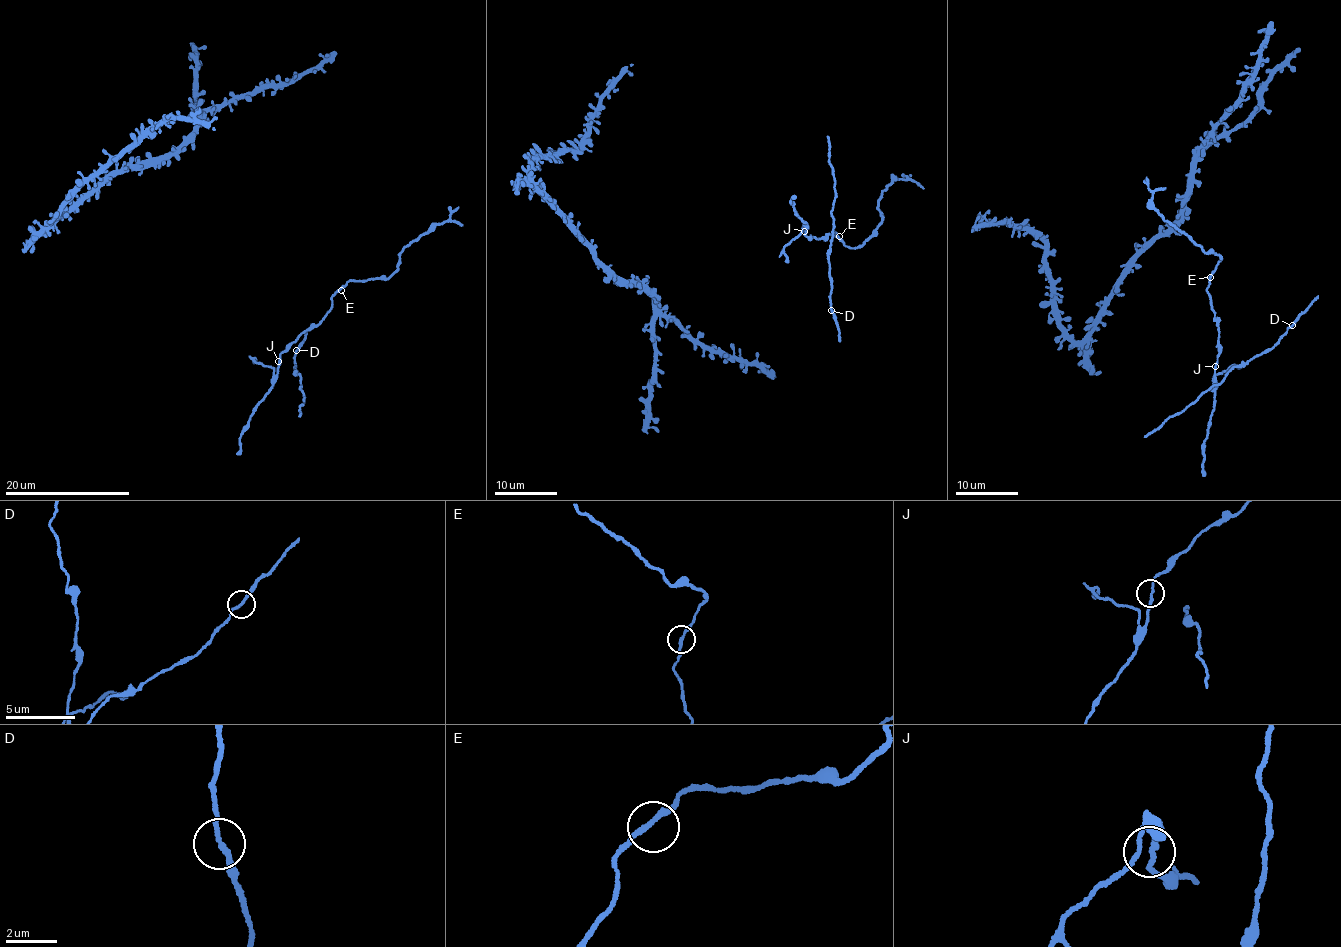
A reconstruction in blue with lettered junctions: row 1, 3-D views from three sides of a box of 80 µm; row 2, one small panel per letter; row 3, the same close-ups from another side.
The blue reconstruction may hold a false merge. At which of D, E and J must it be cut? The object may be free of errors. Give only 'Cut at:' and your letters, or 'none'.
Cut at: none

